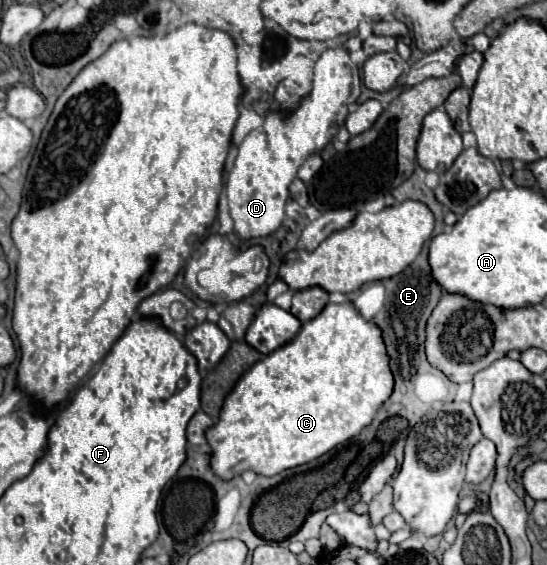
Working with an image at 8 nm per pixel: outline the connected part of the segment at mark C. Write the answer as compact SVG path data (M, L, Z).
M350 301L340 305L328 303L314 319L302 325L300 333L290 343L254 363L234 385L220 409L220 421L206 429L210 467L222 481L230 481L246 469L272 477L284 469L318 459L370 425L392 389L394 377L388 367L386 347L382 347L380 329L372 321L366 321Z

